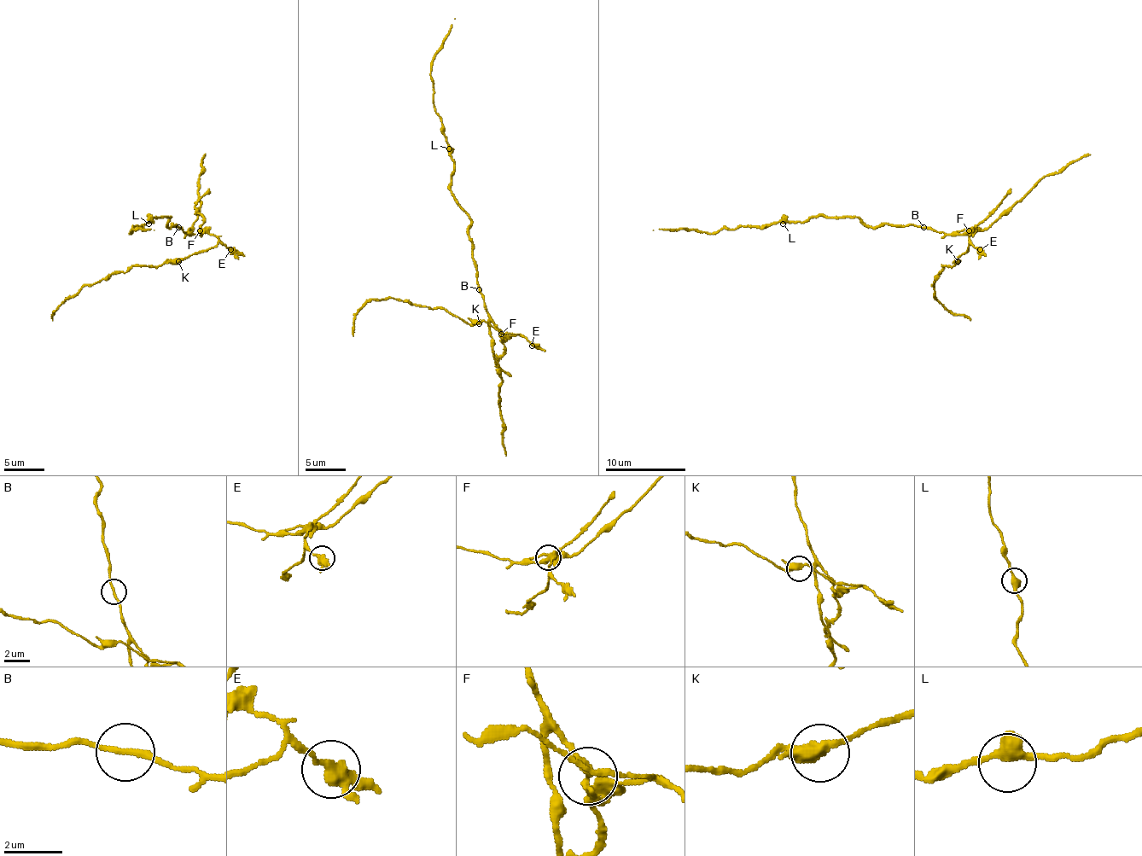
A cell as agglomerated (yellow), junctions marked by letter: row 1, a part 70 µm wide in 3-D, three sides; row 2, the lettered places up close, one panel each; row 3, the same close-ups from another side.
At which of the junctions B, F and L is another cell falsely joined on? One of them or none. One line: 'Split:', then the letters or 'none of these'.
Split: F

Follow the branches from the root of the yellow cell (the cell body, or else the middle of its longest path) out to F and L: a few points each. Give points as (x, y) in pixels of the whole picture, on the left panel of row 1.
F: (178, 227), (186, 233), (201, 231)
L: (178, 227), (172, 224), (168, 227), (170, 218), (150, 215), (152, 221), (148, 224)

